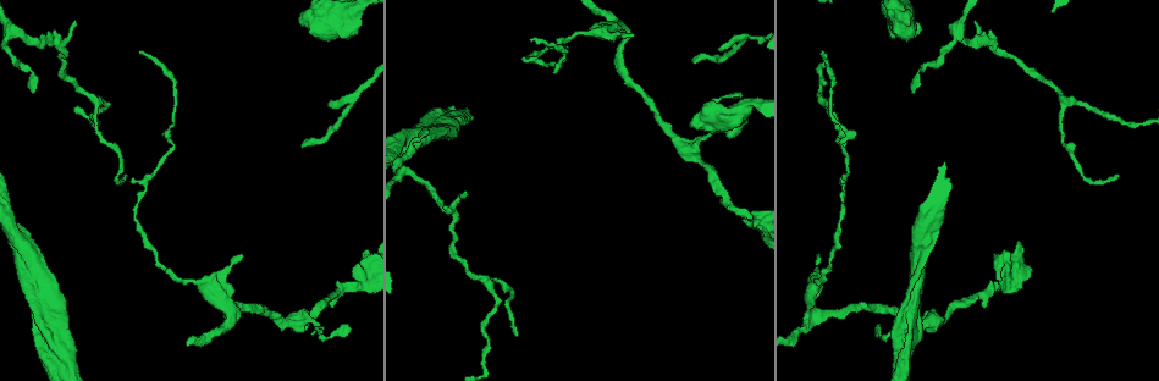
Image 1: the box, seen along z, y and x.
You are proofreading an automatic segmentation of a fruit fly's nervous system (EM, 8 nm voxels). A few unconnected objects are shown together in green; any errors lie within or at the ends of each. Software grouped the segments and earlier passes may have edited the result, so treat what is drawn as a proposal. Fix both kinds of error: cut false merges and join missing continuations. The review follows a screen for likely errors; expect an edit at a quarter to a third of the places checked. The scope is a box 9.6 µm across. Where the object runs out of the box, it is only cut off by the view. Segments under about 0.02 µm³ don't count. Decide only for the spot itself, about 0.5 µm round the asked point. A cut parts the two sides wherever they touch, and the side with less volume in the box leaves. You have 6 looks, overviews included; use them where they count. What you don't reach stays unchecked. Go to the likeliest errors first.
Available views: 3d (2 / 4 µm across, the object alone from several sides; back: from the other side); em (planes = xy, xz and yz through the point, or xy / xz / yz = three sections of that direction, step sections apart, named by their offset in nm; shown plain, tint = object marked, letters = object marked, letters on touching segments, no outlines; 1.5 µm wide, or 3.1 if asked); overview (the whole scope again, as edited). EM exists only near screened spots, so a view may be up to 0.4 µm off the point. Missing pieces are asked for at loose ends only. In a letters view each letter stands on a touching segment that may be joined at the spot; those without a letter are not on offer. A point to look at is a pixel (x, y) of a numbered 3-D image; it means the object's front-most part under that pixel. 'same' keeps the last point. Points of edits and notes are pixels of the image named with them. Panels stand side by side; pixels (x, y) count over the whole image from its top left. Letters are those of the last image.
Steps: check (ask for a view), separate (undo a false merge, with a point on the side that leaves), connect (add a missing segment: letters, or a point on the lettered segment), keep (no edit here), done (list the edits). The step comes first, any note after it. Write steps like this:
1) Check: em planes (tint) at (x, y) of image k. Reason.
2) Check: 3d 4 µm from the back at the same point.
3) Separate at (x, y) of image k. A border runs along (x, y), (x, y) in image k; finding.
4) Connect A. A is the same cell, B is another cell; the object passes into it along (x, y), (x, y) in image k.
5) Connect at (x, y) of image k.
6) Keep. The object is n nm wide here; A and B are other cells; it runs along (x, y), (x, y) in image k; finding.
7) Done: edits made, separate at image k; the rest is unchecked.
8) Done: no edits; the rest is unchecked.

Check: em planes (tint) at (691, 60) of image 1. Tapers out.

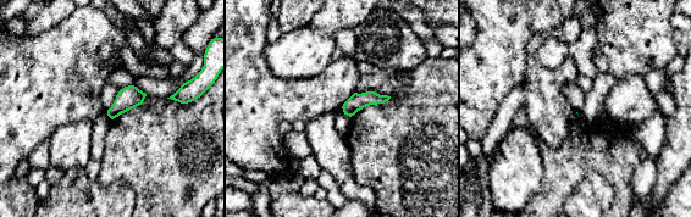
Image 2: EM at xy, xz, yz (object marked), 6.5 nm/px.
Check: em planes (letters) at the same point.

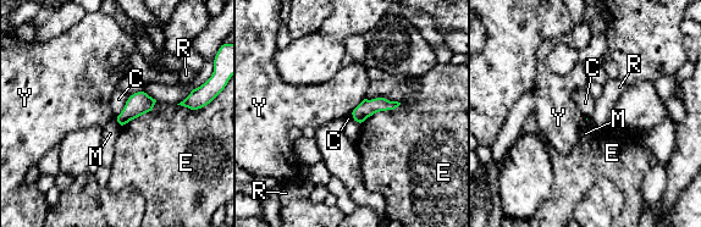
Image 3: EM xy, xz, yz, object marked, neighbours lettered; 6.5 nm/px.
Keep. The longest contact is with E, 300 nm; C, E, M, R and Y are other cells; a border runs along (130, 97), (117, 116) in image 3; no lettered segment goes on from it.

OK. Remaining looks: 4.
Check: em planes (plain) at (32, 93) of image 1. Free end.

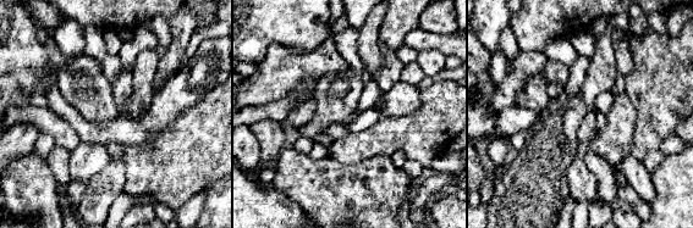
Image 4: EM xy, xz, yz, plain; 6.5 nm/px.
Check: em planes (letters) at the same point. What lies round it.

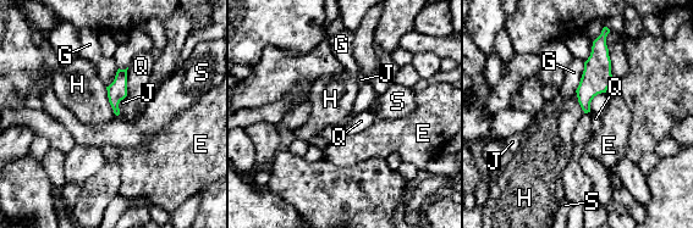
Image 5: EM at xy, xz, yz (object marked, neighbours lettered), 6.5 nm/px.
Keep. E, G, H, J, Q and S are other cells; a border runs along (105, 87), (108, 101), (116, 116) in image 5; no lettered segment goes on from it.

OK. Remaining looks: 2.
Check: em planes (letters) at (465, 191) of image 1. An open end.

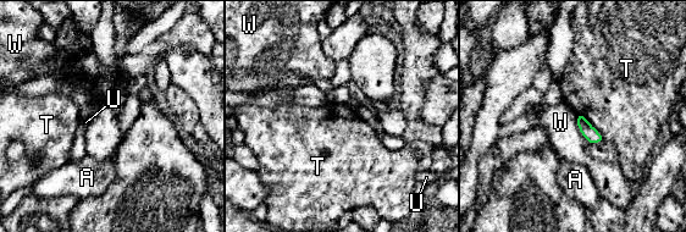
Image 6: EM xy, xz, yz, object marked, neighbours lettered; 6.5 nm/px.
Keep. The object is 90 nm wide here; A, T, U and W are other cells; no lettered segment goes on from it.

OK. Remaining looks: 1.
Done: no edits; the rest is unchecked.

